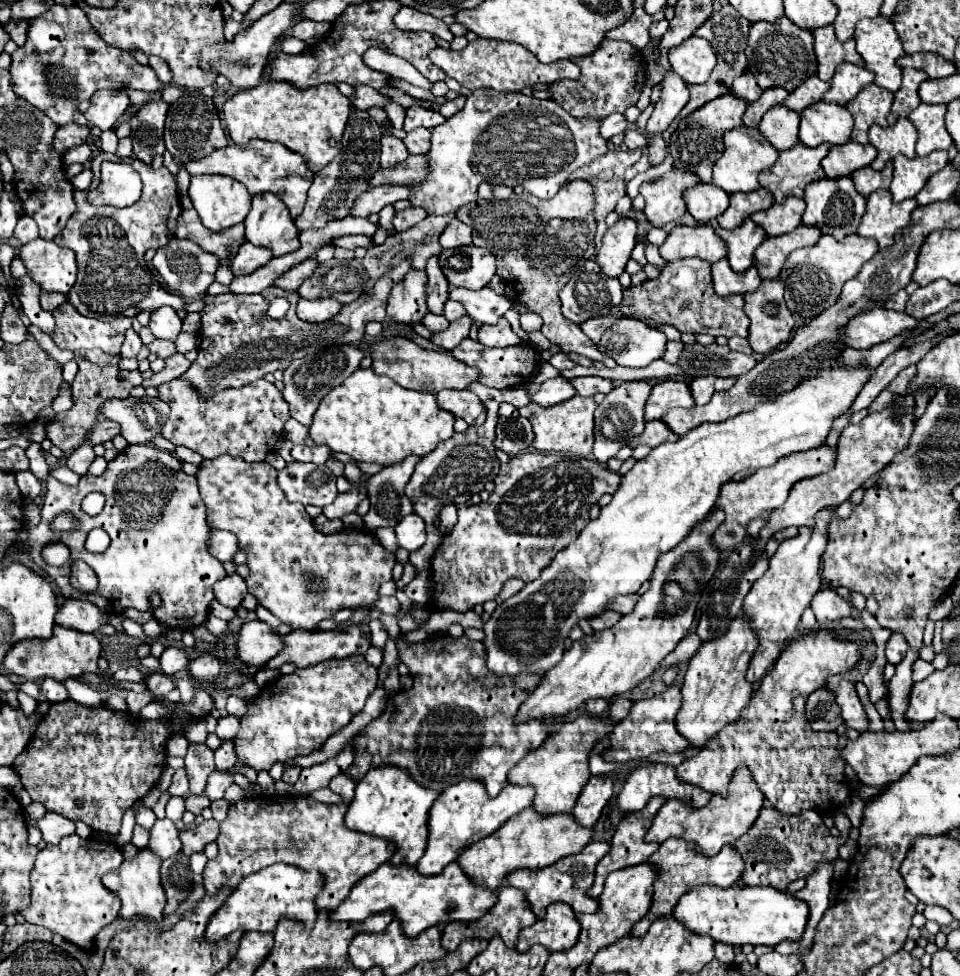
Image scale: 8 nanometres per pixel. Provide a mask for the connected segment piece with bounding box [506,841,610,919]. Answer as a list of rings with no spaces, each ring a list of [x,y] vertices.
[[[592,841],[580,853],[568,855],[568,857],[560,859],[558,863],[554,863],[550,867],[544,867],[540,871],[528,871],[528,869],[512,871],[512,875],[506,877],[506,883],[510,883],[512,887],[518,887],[520,891],[524,891],[526,901],[530,903],[532,913],[538,919],[544,917],[546,907],[554,901],[568,903],[574,909],[574,913],[590,913],[590,911],[596,911],[596,907],[598,907],[598,899],[588,897],[588,889],[592,887],[592,881],[594,881],[594,867],[608,851],[610,851],[610,843]]]

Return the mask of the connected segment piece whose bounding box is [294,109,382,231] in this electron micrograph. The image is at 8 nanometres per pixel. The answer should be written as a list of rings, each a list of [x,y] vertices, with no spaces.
[[[354,109],[350,113],[344,137],[342,137],[342,151],[332,159],[322,171],[314,175],[314,183],[308,191],[308,201],[302,211],[302,215],[294,221],[298,231],[304,229],[324,229],[334,219],[348,217],[348,211],[352,203],[356,203],[356,197],[368,191],[368,177],[380,169],[380,139],[382,131],[378,123],[366,113]]]

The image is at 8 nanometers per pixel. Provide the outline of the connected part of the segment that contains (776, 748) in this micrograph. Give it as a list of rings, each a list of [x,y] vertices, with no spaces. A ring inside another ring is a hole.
[[[818,631],[794,639],[780,653],[780,659],[774,663],[772,671],[760,681],[758,691],[754,693],[750,705],[744,709],[744,711],[756,711],[756,719],[734,721],[732,725],[724,727],[702,751],[688,757],[680,767],[676,767],[676,777],[712,795],[724,795],[734,769],[738,765],[746,765],[758,789],[762,791],[764,799],[770,801],[770,805],[784,815],[798,815],[804,809],[816,809],[820,813],[838,809],[844,803],[844,799],[850,795],[848,785],[844,781],[844,761],[838,751],[838,735],[834,731],[812,731],[804,717],[804,701],[812,691],[824,687],[826,677],[852,669],[858,663],[858,659],[860,659],[860,649],[854,643],[846,639],[838,639],[828,631]]]

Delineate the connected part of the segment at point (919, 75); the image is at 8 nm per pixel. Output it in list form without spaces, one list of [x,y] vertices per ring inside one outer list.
[[[904,69],[902,73],[904,73],[902,87],[894,93],[894,103],[888,113],[890,125],[896,123],[900,117],[908,117],[910,111],[914,111],[922,103],[918,97],[918,85],[928,79],[928,75],[924,75],[924,71],[918,69]]]

